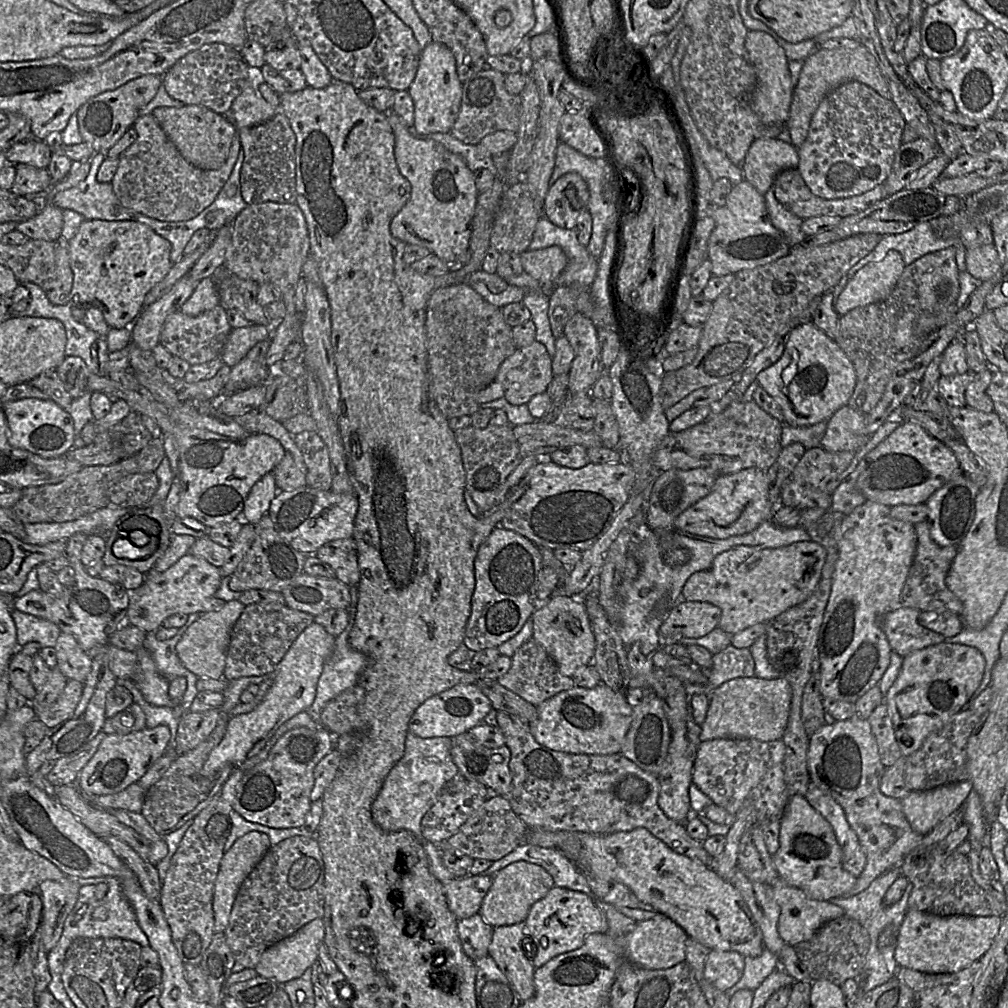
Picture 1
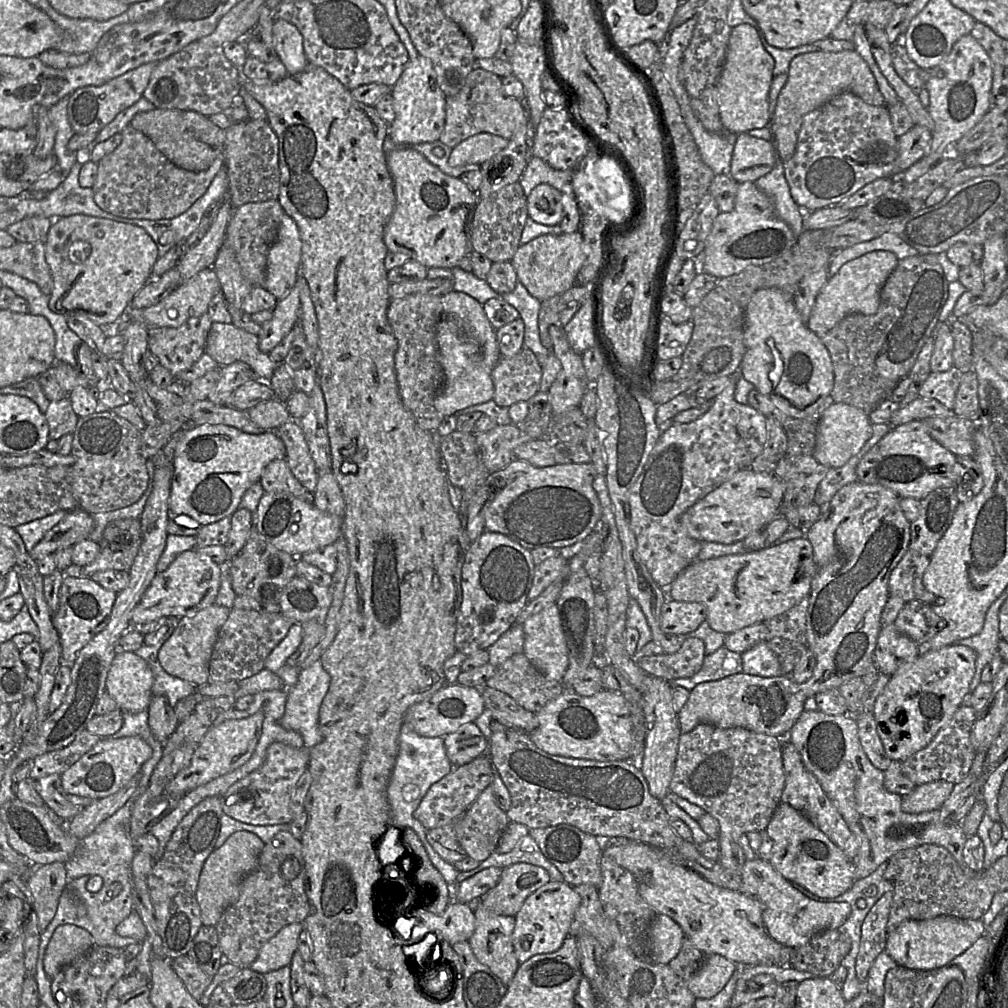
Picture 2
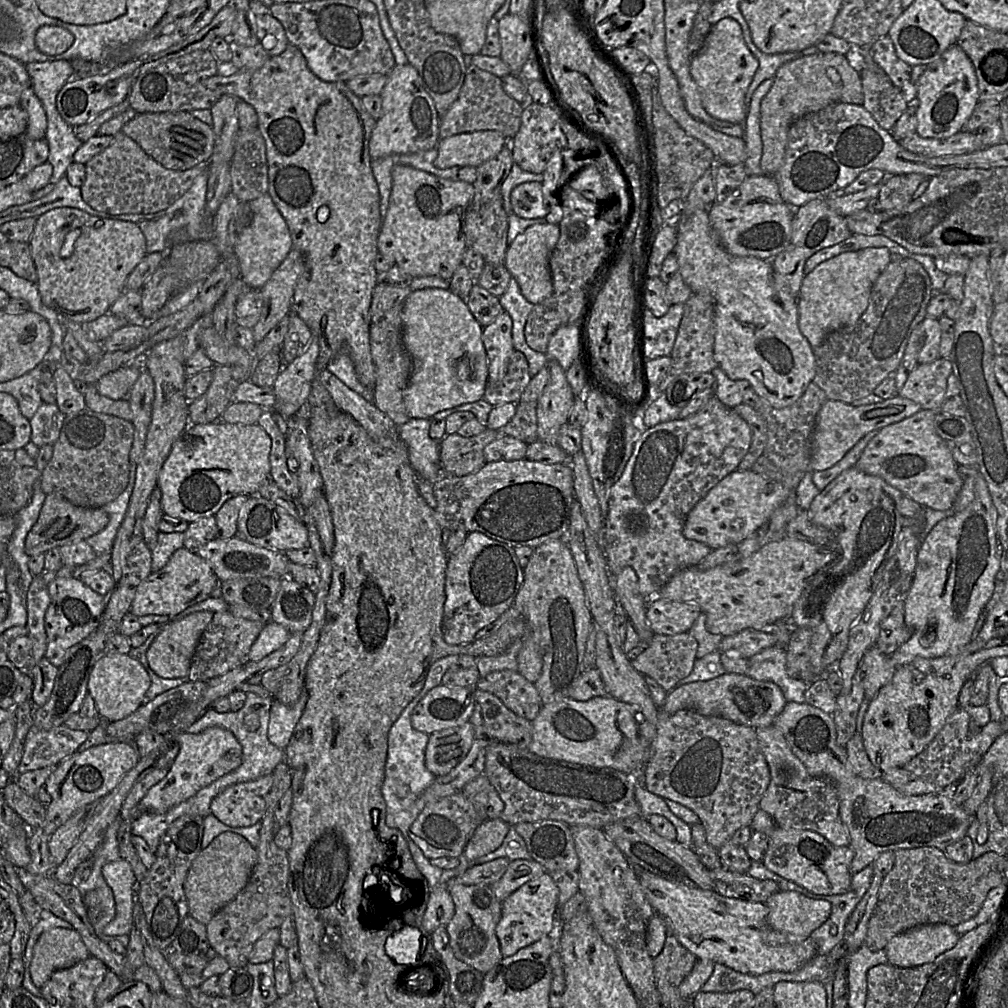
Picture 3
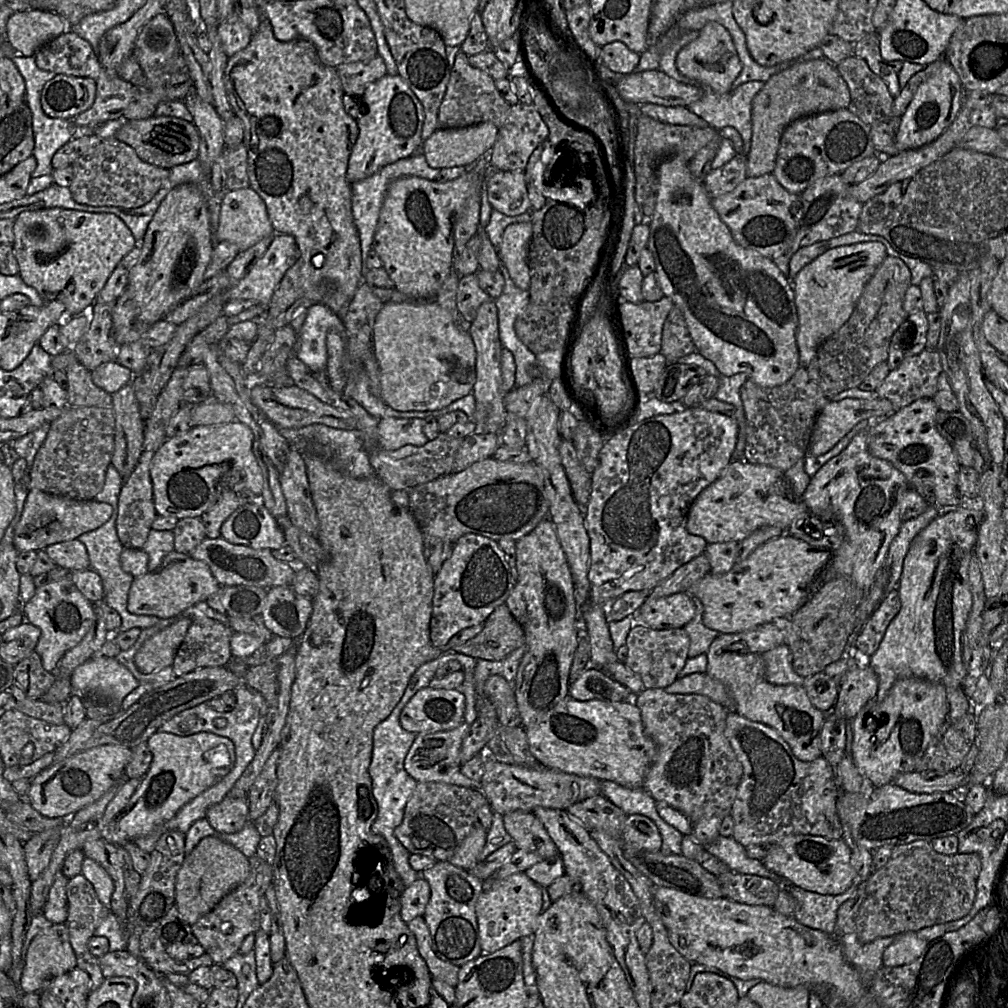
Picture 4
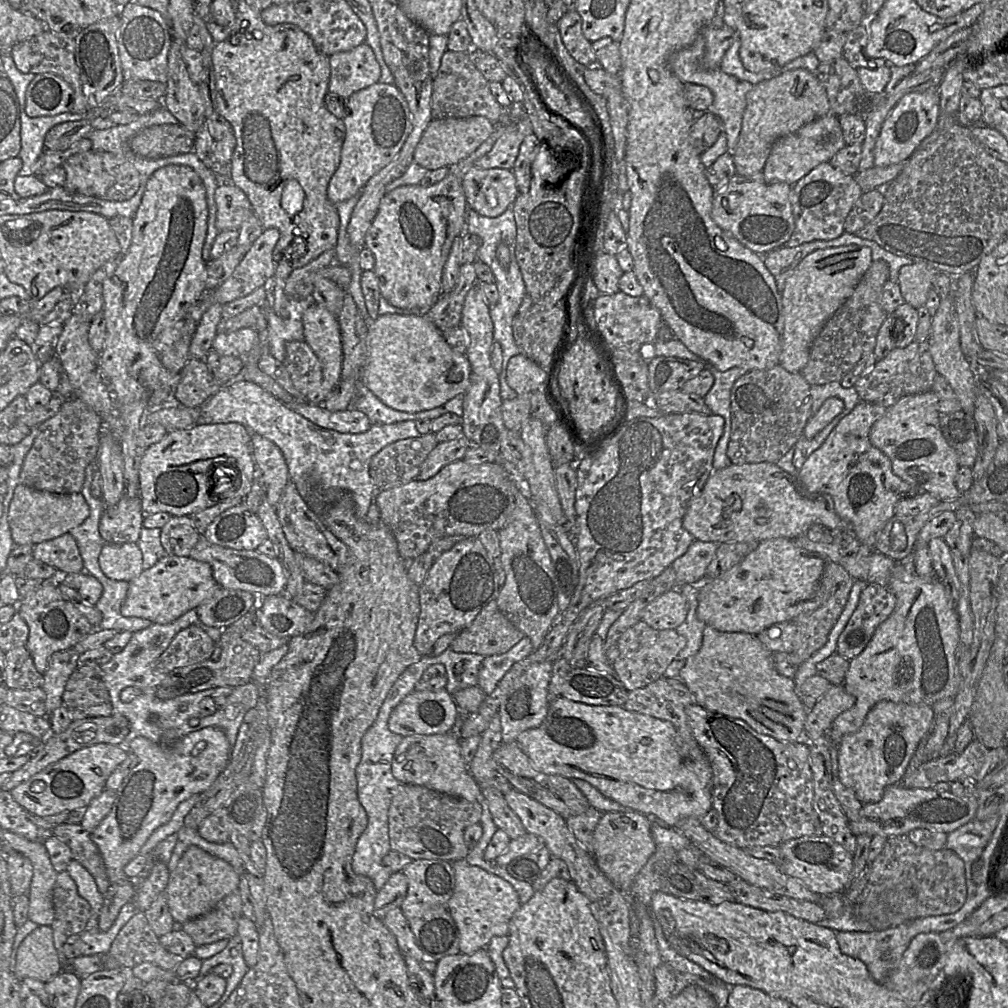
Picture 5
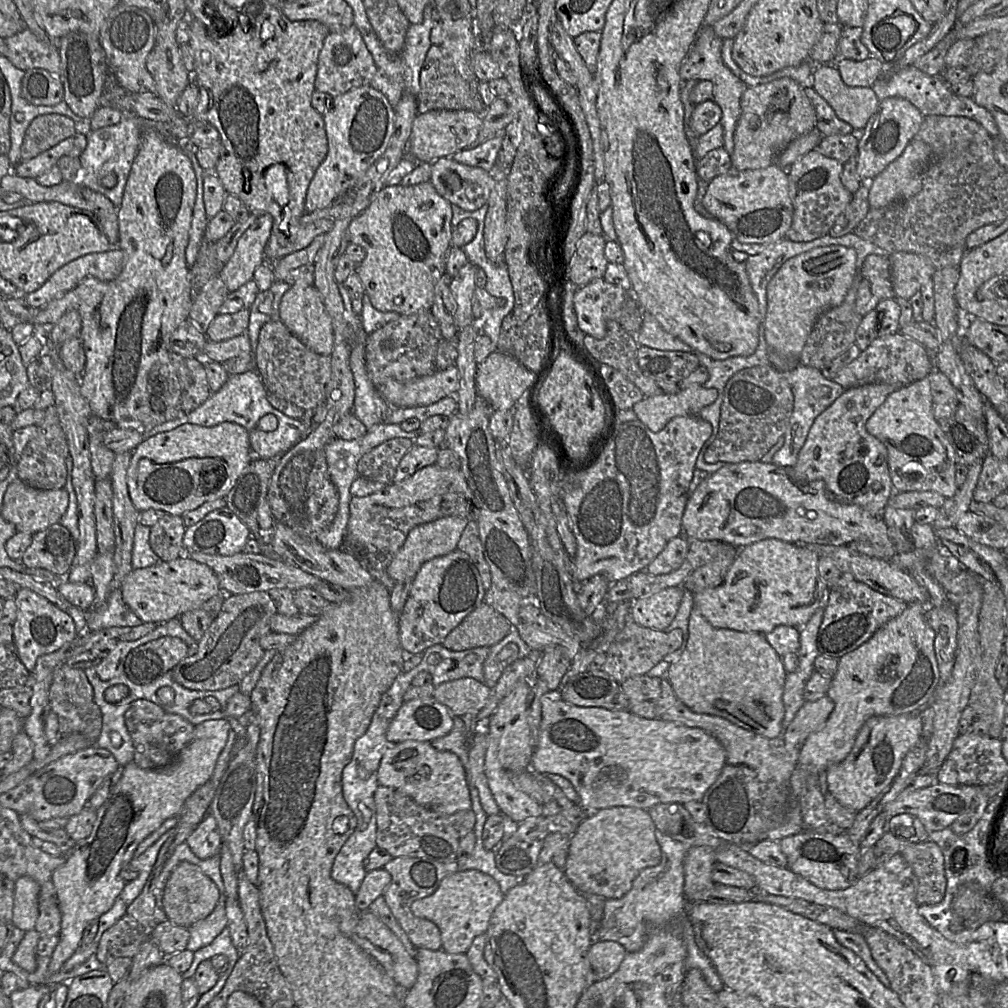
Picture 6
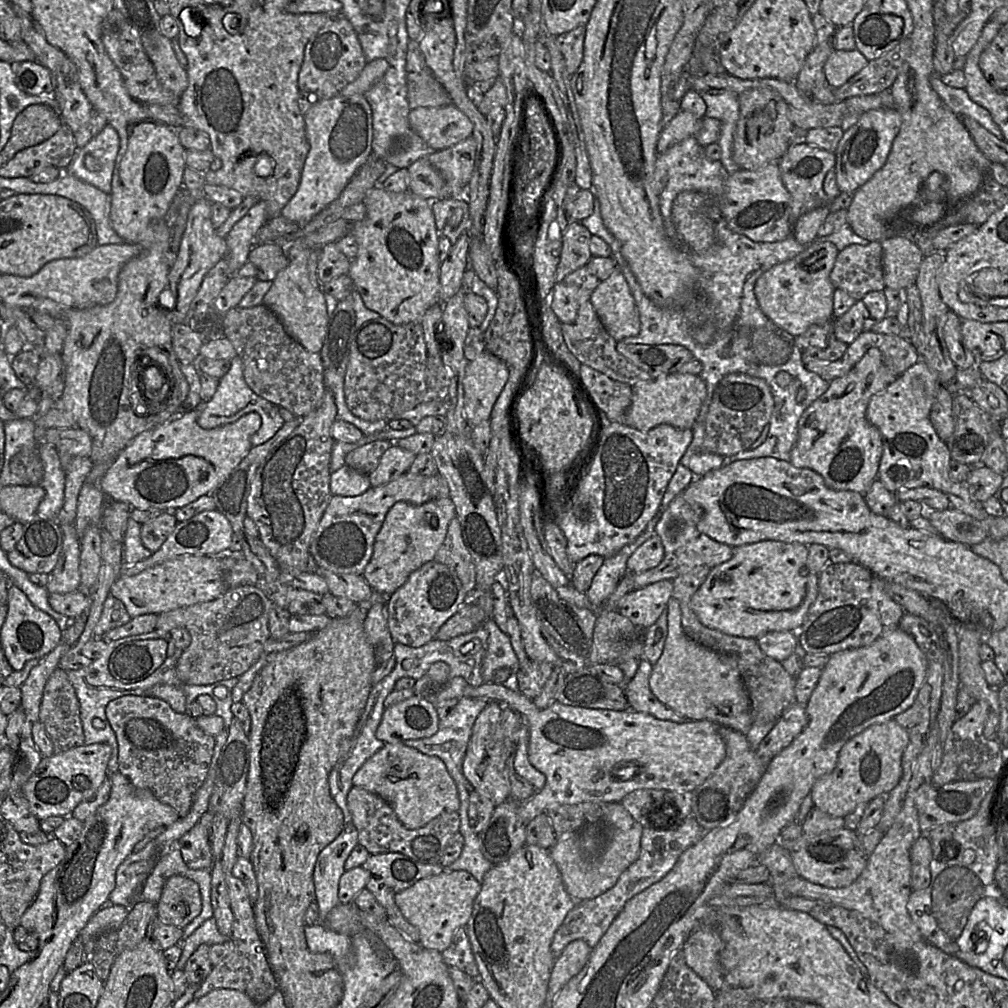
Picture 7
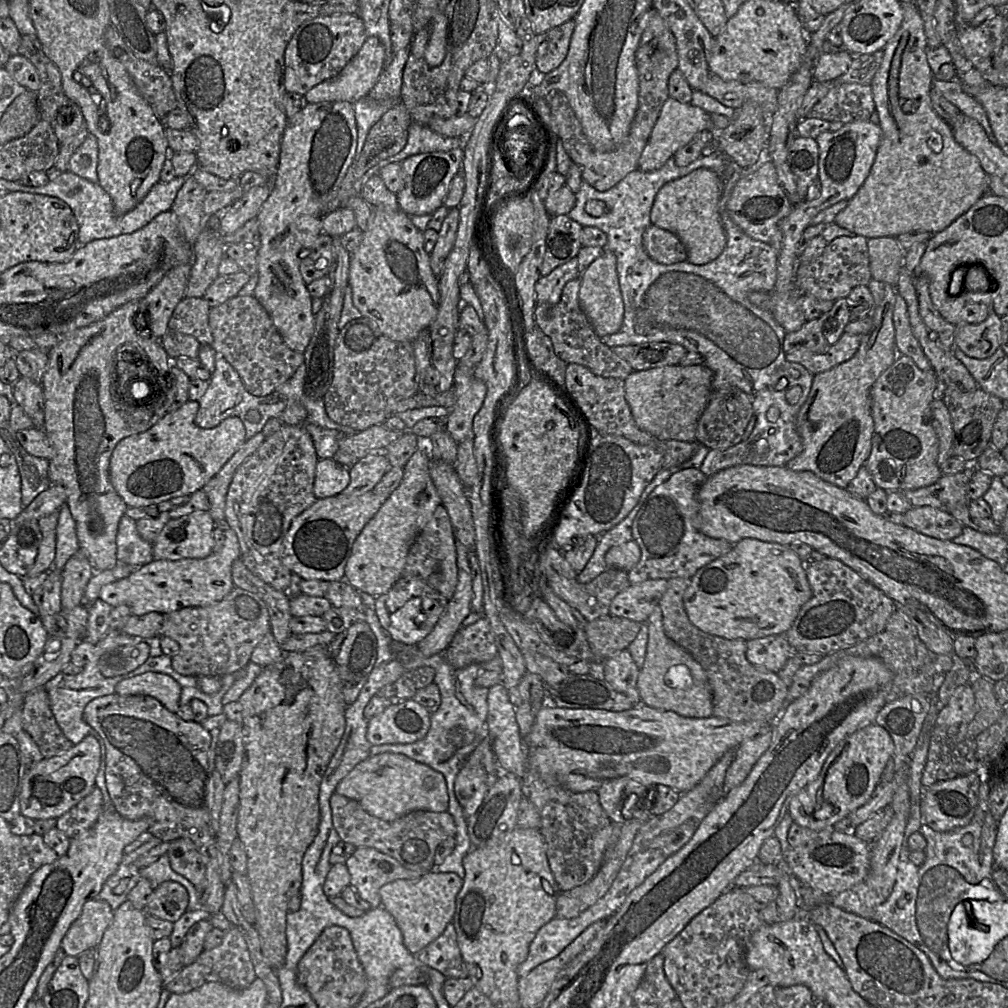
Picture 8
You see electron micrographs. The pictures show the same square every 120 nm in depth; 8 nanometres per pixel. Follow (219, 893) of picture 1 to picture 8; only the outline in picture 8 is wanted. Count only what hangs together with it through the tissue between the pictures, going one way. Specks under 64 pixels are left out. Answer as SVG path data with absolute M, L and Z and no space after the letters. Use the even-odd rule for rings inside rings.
M166 881L153 889L145 914L174 923L187 911L188 904L188 891L177 882Z

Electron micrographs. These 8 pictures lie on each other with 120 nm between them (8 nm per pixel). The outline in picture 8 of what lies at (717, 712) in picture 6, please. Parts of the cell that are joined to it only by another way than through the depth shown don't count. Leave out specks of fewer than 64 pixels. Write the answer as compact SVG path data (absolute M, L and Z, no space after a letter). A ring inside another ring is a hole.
M656 606L646 621L648 643L645 661L637 679L641 704L658 710L673 711L689 718L713 715L712 692L701 665L682 647L670 640L663 629L662 611Z

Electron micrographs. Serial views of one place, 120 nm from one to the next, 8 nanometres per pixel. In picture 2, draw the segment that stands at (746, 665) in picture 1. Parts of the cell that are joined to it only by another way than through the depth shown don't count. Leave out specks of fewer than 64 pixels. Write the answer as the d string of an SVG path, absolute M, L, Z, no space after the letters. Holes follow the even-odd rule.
M721 647L705 656L701 669L692 677L678 678L669 682L673 687L691 691L700 683L717 681L742 672L742 654Z

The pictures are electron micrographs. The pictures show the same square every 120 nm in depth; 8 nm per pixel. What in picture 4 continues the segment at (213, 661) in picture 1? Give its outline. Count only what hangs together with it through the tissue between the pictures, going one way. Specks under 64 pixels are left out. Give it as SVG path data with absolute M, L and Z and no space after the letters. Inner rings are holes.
M183 618L148 639L135 655L134 661L138 671L159 672L167 666L172 666L191 624L191 618Z

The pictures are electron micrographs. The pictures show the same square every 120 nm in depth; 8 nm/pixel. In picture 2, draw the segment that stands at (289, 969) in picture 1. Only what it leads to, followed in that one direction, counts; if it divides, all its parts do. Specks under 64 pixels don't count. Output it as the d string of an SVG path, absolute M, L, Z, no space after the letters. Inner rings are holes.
M302 922L289 924L282 928L260 949L255 961L249 968L260 974L266 974L290 966L297 951L298 939L304 931Z

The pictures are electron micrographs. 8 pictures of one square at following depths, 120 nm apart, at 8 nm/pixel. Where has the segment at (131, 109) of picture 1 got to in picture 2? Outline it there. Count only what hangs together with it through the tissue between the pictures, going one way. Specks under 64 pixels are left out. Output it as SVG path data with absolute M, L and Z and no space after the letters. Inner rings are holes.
M159 62L143 64L100 86L85 86L68 95L67 116L75 133L98 133L109 124L120 112L139 101L146 89L152 71Z

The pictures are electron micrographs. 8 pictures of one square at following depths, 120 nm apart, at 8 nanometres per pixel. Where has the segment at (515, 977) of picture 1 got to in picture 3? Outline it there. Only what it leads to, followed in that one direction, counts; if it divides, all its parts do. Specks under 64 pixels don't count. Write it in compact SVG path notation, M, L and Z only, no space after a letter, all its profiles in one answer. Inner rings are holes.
M457 880L445 884L455 904L455 913L451 921L446 925L449 936L449 944L454 955L460 961L474 969L486 974L504 958L501 953L500 943L496 935L496 926L502 915L501 902L496 898L492 887L489 885L464 885Z

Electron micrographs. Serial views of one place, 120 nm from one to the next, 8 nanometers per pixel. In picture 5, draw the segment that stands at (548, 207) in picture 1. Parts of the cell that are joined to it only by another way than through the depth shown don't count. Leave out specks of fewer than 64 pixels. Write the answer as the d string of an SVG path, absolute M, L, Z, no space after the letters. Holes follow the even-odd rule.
M469 169L462 180L467 206L477 214L498 217L510 209L520 193L512 170Z

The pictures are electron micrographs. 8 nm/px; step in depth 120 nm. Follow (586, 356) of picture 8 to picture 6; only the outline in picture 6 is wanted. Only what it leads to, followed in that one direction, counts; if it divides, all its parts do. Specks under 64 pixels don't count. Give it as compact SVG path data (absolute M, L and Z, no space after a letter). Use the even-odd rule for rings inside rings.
M608 320L606 324L607 333L604 338L596 339L590 335L585 335L583 340L584 350L594 359L596 364L606 364L620 371L629 381L637 386L645 397L676 394L681 388L677 383L666 382L643 373L637 361L637 350L639 345L635 338L629 334L615 320Z

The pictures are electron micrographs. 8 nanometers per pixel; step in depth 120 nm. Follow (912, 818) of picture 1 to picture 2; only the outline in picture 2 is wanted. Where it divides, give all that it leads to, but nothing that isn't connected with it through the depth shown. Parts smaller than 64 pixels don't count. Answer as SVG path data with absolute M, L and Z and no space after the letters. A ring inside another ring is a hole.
M933 781L917 786L901 800L902 810L917 814L938 810L952 792L954 784L946 781Z

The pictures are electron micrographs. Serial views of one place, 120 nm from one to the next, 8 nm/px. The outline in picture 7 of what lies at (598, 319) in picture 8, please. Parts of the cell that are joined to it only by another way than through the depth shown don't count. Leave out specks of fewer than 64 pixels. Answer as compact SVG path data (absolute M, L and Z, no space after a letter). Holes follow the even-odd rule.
M618 268L599 283L589 302L616 341L639 333L639 313L630 288Z

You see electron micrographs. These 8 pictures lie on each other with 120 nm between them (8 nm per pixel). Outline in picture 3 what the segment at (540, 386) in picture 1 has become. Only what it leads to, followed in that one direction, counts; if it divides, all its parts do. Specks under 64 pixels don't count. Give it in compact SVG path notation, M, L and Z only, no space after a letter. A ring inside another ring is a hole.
M514 350L506 375L501 382L487 384L484 399L494 407L505 403L517 404L531 379L525 355Z

